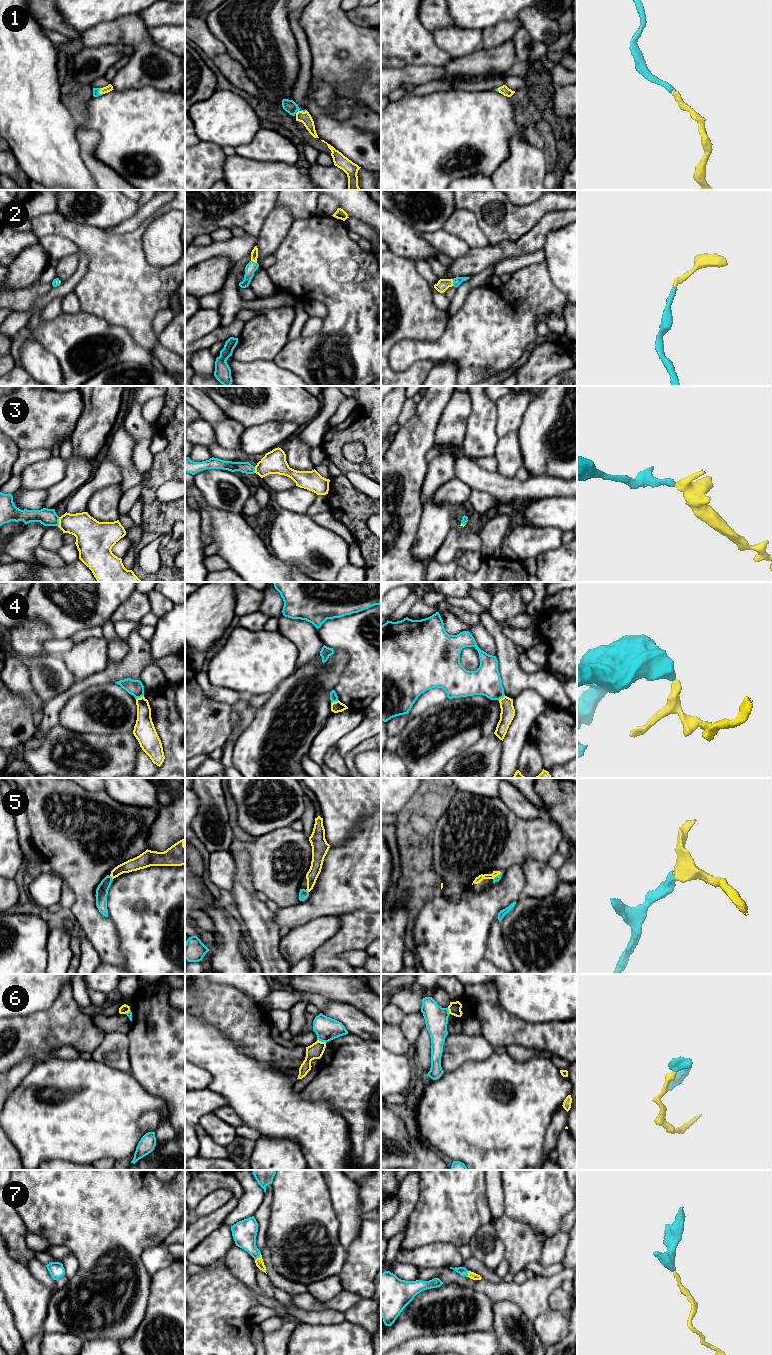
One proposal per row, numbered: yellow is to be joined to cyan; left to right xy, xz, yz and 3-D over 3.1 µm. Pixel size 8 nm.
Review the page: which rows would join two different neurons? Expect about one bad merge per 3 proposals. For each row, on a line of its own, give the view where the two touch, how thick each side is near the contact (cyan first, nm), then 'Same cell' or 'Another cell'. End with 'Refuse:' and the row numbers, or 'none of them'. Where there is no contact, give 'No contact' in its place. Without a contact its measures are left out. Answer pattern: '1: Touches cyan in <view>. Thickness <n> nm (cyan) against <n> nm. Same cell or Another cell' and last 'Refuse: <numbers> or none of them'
1: Touches cyan in xy. Thickness 50 nm (cyan) against 50 nm. Same cell
2: Touches cyan in yz. Thickness 70 nm (cyan) against 100 nm. Same cell
3: Touches cyan in xy. Thickness 140 nm (cyan) against 220 nm. Same cell
4: Touches cyan in xy. Thickness 130 nm (cyan) against 160 nm. Another cell
5: Touches cyan in xy. Thickness 100 nm (cyan) against 110 nm. Same cell
6: Touches cyan in xz. Thickness 190 nm (cyan) against 130 nm. Another cell
7: Touches cyan in xz. Thickness 200 nm (cyan) against 70 nm. Same cell
Refuse: 4, 6

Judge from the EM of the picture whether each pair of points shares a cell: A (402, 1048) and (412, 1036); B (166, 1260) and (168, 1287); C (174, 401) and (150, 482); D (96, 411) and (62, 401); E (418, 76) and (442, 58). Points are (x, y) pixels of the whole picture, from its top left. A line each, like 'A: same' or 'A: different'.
A: different
B: different
C: same
D: different
E: different

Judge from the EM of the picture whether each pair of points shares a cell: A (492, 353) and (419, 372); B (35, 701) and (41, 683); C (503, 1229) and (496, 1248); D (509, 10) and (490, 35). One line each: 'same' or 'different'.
A: different
B: different
C: different
D: different

